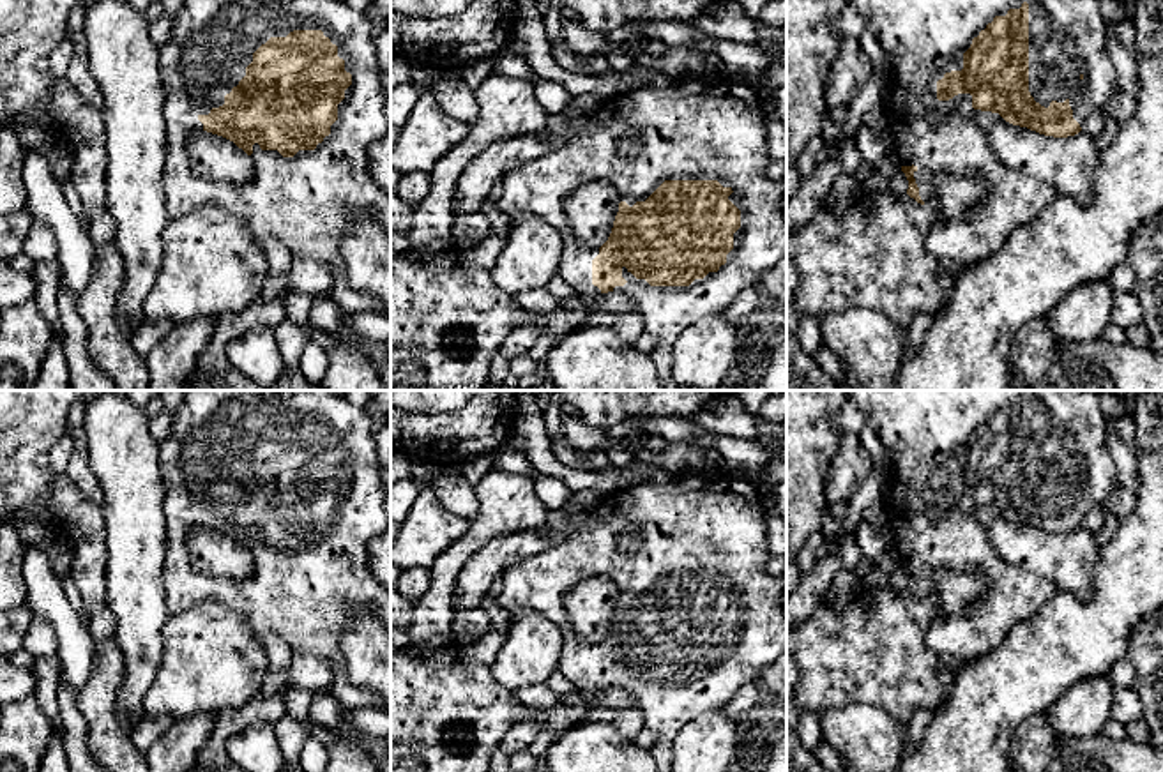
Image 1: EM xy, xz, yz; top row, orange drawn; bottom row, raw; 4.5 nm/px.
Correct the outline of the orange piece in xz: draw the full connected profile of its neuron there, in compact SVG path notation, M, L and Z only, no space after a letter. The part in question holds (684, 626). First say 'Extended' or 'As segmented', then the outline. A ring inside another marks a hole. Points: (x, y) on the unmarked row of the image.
Extended. M677 473L668 482L638 482L627 484L622 489L604 493L599 505L578 525L573 534L559 546L550 546L502 572L504 587L497 595L497 604L507 609L513 617L523 613L543 613L550 618L562 634L562 652L559 657L559 671L582 693L596 693L599 689L617 687L624 689L636 698L635 708L643 715L643 728L654 731L658 740L650 749L659 772L672 772L672 744L677 731L691 719L711 712L721 710L734 693L742 685L753 684L755 678L767 670L787 648L787 613L783 611L783 594L787 590L785 576L771 576L767 572L767 562L771 560L767 549L767 511L764 507L765 489L756 482L755 477L735 475L735 473ZM594 576L610 578L619 590L619 608L613 617L612 629L601 643L582 641L571 627L569 615L564 606L564 595L578 583Z

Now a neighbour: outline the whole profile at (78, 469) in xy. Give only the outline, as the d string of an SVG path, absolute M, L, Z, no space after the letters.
M74 433L74 449L65 473L90 503L103 507L103 491L88 465L87 443L81 433Z

